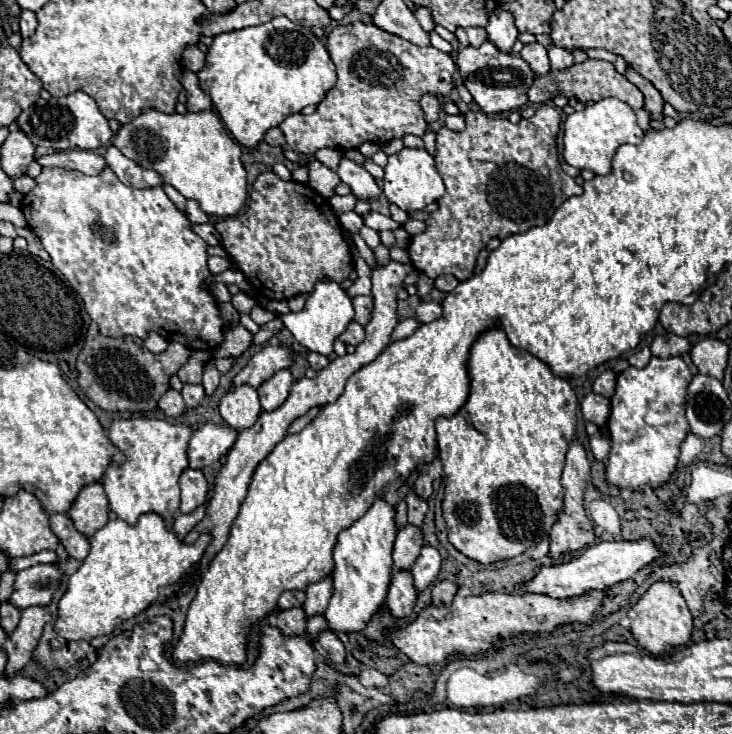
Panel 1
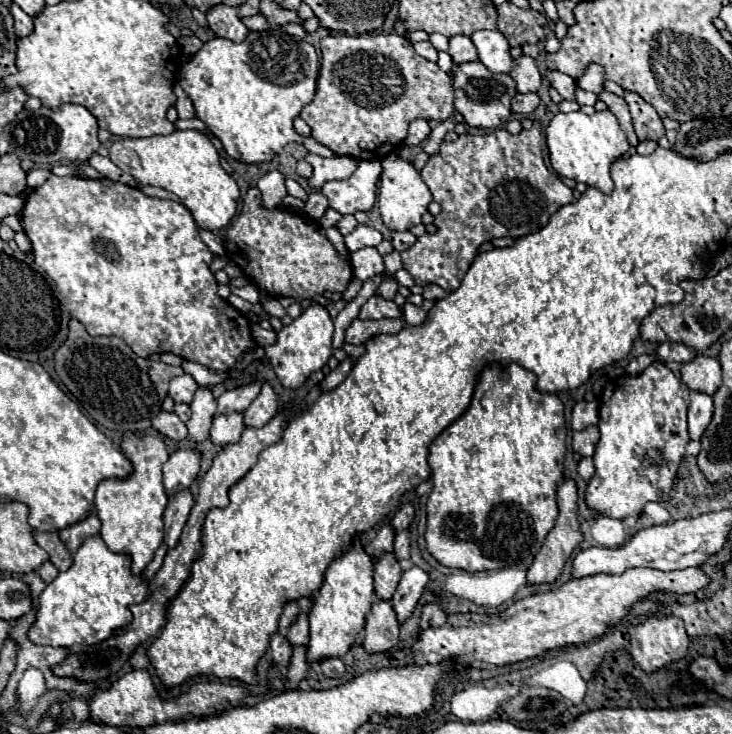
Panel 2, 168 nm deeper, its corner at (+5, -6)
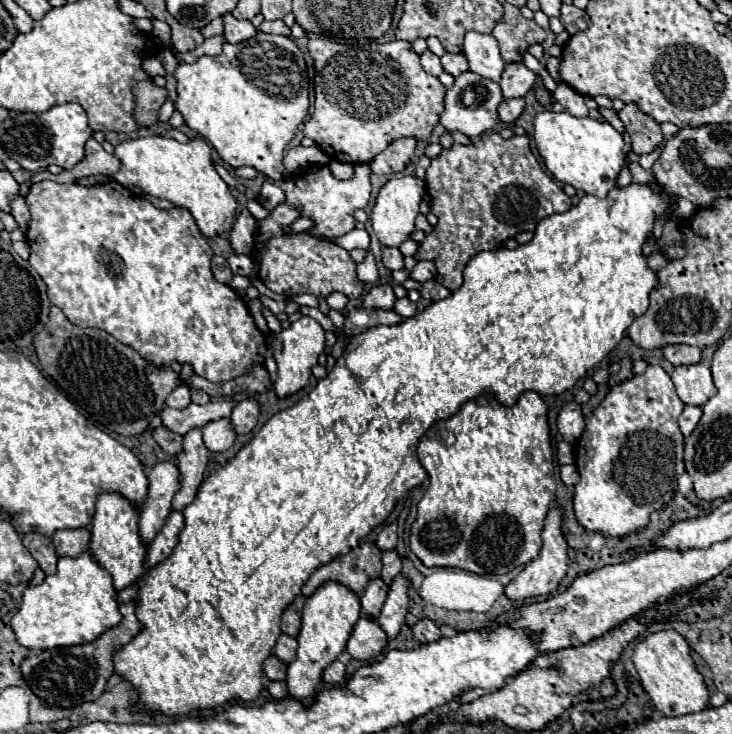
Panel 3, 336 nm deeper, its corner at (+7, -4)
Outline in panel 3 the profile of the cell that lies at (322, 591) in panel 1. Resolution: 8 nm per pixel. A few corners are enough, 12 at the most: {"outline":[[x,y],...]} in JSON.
{"outline":[[289,635],[277,639],[273,655],[289,665],[295,659],[297,641]]}

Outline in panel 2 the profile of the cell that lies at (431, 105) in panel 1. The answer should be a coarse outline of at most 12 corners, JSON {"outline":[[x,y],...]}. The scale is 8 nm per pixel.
{"outline":[[427,119],[411,121],[405,145],[419,145],[431,133]]}

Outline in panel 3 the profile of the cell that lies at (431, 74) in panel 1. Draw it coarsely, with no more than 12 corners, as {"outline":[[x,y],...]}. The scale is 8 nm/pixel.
{"outline":[[309,37],[327,157],[431,137],[445,87],[411,43]]}

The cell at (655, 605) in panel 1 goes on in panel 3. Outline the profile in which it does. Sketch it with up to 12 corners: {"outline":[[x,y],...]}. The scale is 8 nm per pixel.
{"outline":[[667,629],[633,651],[663,715],[709,707],[687,641]]}

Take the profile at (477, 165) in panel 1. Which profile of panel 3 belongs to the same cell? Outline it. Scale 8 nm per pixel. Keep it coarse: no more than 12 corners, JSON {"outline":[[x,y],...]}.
{"outline":[[485,133],[427,169],[439,223],[415,259],[457,291],[469,259],[571,199],[527,135]]}

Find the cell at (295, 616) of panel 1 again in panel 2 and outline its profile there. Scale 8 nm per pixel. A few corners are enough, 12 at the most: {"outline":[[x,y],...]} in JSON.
{"outline":[[271,635],[271,659],[287,667],[293,647],[285,635]]}

